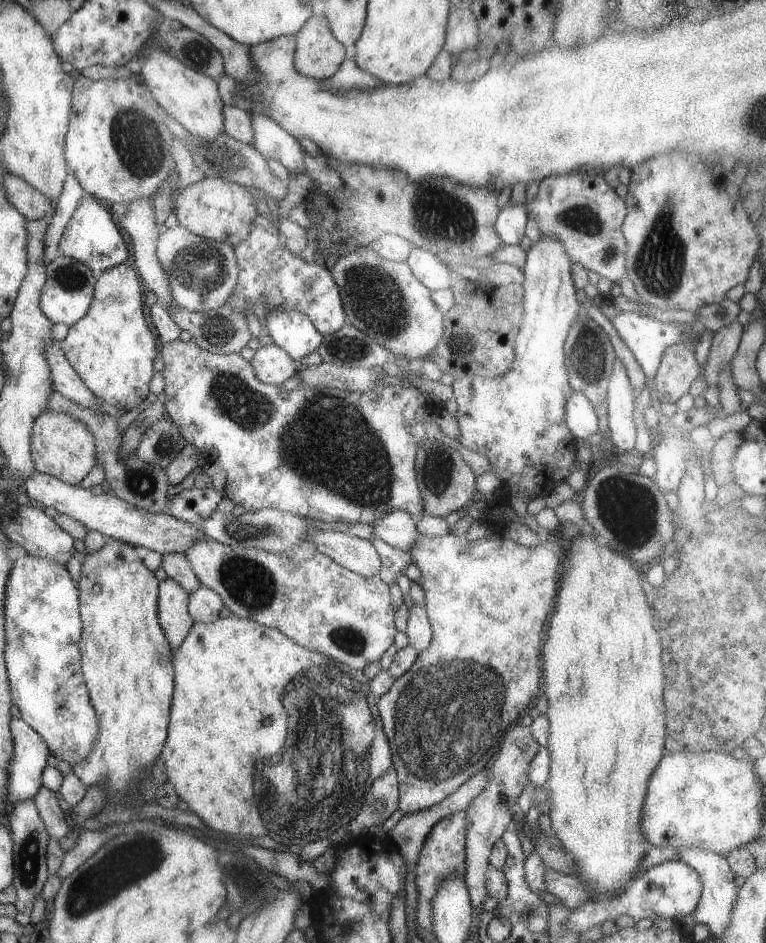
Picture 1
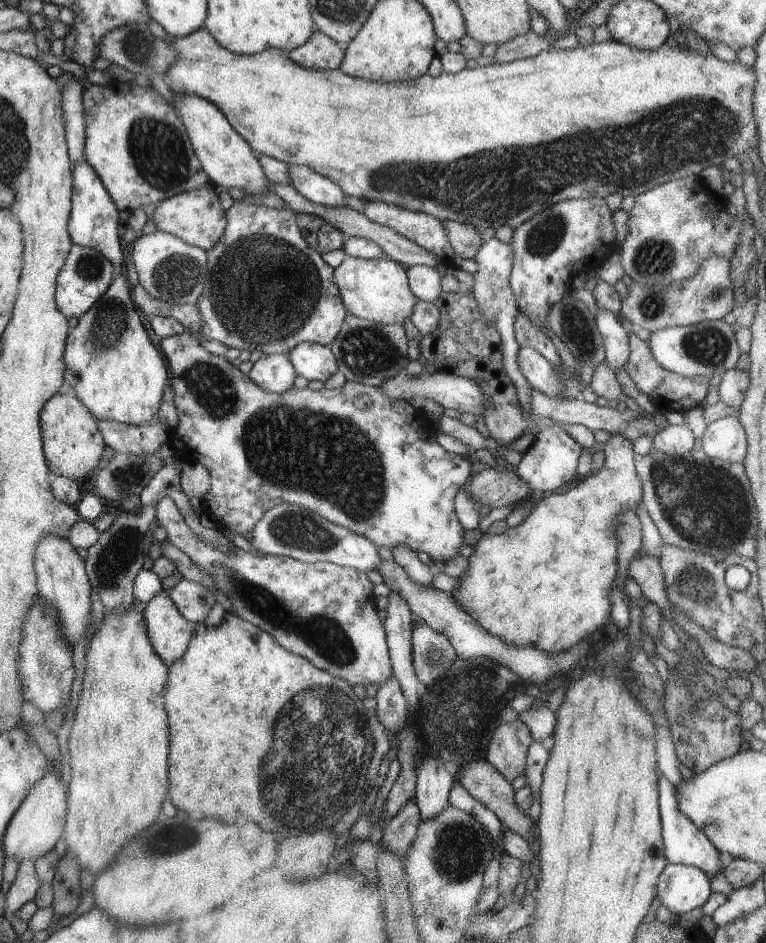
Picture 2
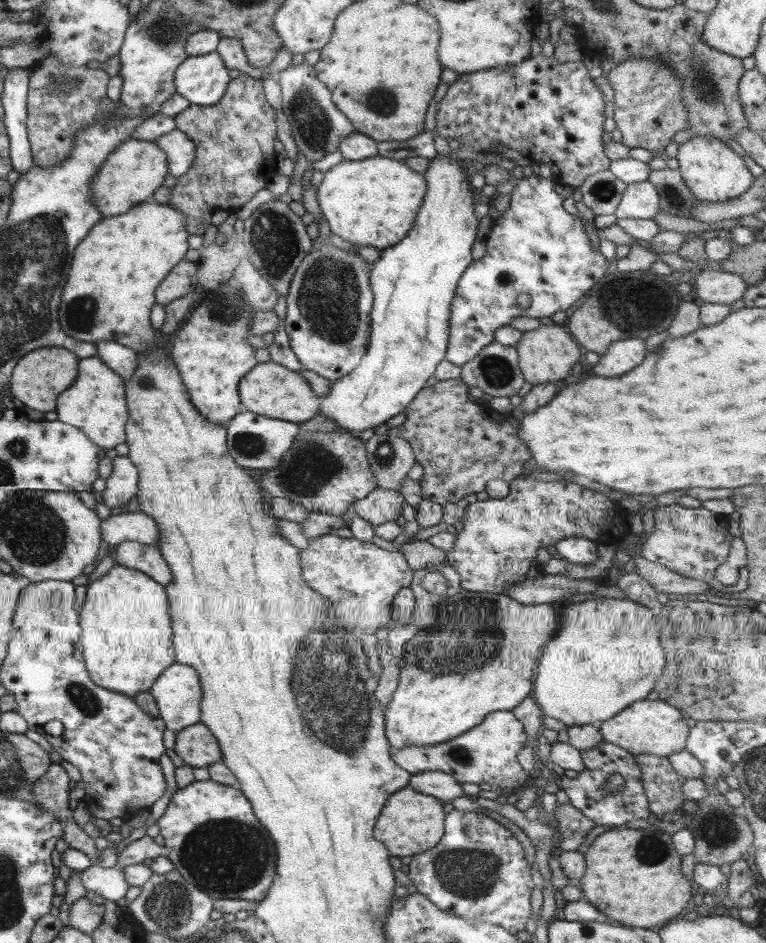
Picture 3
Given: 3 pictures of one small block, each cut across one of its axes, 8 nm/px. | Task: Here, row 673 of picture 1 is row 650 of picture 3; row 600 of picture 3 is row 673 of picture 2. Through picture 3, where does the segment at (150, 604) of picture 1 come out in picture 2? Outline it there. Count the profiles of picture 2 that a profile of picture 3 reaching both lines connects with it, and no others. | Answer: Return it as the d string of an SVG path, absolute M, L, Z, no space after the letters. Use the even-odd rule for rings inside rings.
M126 610L124 612L105 612L102 621L96 626L89 641L89 648L84 656L85 668L82 677L82 688L78 696L78 705L75 709L74 719L68 736L68 754L70 766L70 780L66 790L66 821L64 824L63 838L66 840L67 854L73 855L80 870L87 868L89 872L96 874L107 864L113 862L114 854L119 850L123 842L139 834L139 830L147 828L151 822L155 822L159 814L159 806L167 794L167 762L168 755L168 724L167 715L164 709L164 686L167 682L168 666L154 653L151 643L146 635L142 613Z

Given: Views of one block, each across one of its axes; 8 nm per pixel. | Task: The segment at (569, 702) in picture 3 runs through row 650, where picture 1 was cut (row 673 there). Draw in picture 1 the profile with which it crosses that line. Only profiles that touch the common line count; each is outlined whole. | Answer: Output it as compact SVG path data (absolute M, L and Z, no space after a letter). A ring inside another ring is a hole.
M577 535L570 540L567 550L567 558L563 563L563 576L559 584L555 608L549 616L546 628L546 639L543 642L541 652L542 680L541 690L547 697L548 736L546 748L549 751L549 775L547 781L541 786L541 790L547 793L548 801L546 811L551 820L551 828L555 831L555 842L563 848L569 849L573 857L573 874L571 877L585 882L585 890L589 890L589 902L601 902L611 900L623 894L624 890L632 883L637 870L639 860L645 856L652 845L645 840L641 832L641 810L647 794L647 782L657 764L665 754L664 738L666 736L666 707L663 706L663 664L661 650L659 650L659 638L655 634L654 619L651 608L645 602L645 586L640 577L640 570L631 566L629 560L621 554L609 550L606 544L593 536Z

